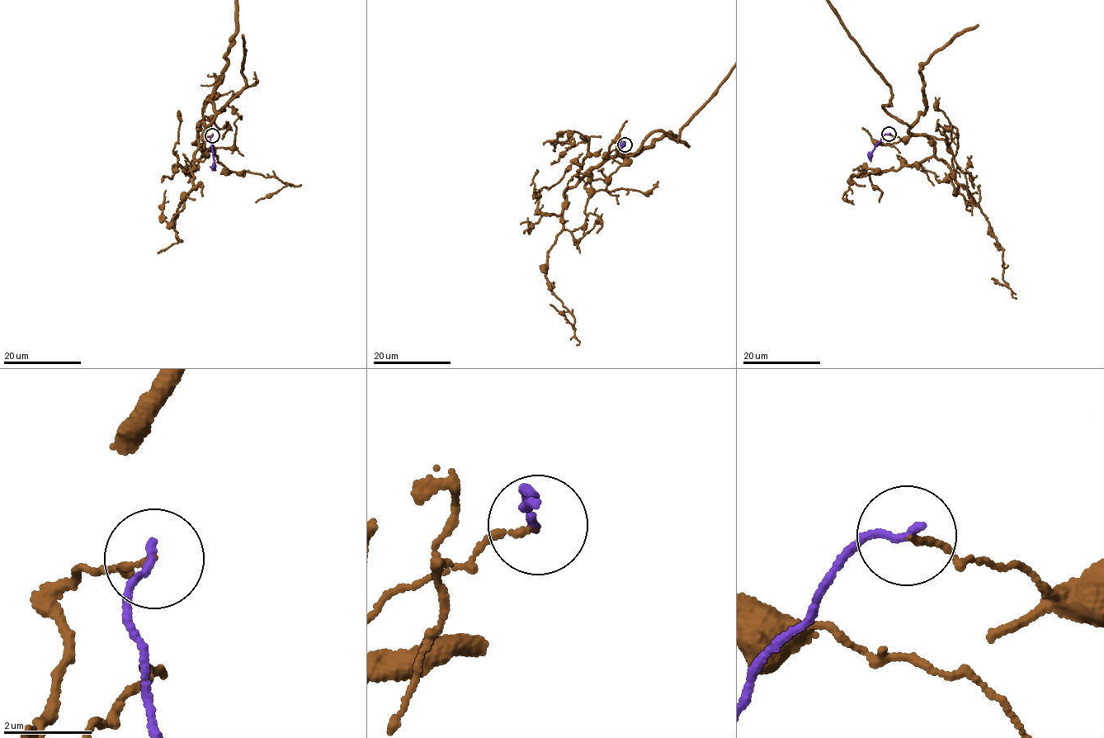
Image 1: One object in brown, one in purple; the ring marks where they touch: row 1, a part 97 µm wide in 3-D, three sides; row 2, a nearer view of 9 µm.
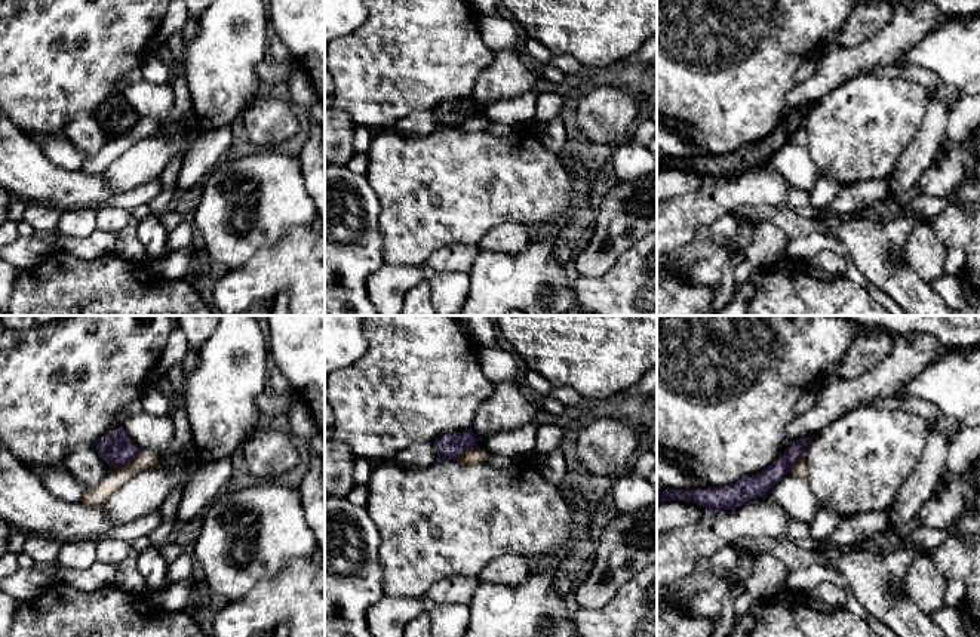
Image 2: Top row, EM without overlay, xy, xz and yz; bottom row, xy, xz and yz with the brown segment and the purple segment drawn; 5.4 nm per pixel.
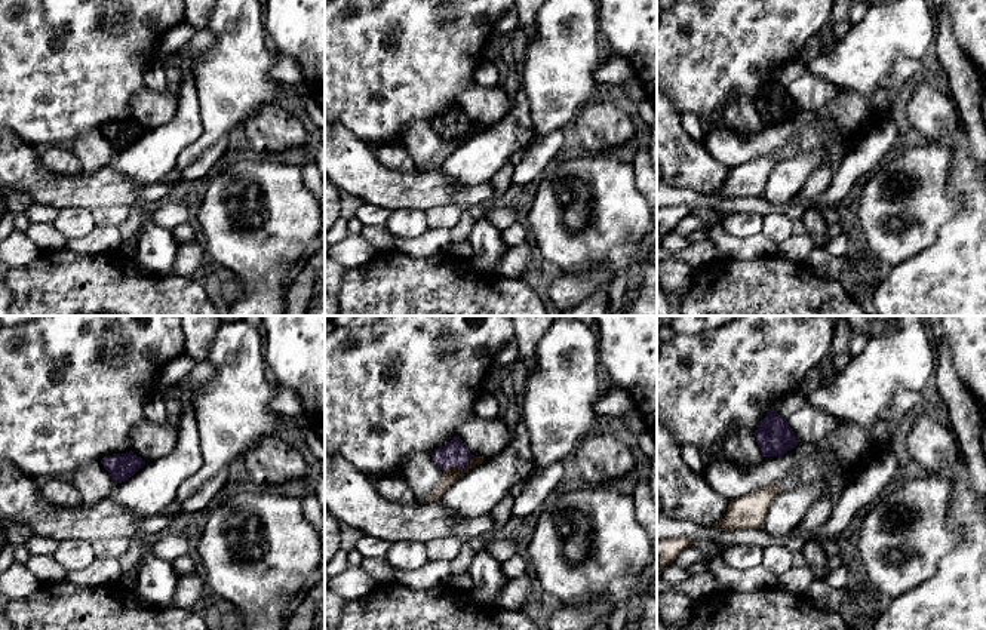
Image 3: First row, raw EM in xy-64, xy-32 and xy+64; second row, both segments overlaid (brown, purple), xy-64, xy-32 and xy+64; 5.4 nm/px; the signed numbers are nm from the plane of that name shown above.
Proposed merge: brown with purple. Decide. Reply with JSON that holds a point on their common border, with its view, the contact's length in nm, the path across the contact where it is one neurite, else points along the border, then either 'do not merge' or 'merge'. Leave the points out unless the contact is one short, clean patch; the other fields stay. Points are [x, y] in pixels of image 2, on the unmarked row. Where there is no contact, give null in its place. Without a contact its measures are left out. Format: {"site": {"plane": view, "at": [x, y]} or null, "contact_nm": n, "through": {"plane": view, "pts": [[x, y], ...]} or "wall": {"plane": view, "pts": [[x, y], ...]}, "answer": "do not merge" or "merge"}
{"site": {"plane": "xy", "at": [125, 132]}, "contact_nm": 190, "wall": {"plane": "xy", "pts": [[140, 119], [128, 131], [110, 135]]}, "answer": "do not merge"}

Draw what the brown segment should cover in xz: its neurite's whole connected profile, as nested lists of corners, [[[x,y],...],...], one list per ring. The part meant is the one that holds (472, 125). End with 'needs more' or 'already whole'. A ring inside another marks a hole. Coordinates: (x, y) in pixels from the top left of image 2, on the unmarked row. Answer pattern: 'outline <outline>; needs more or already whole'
outline [[[469,117],[464,119],[463,123],[458,124],[455,129],[464,133],[477,133],[477,132],[485,132],[489,124],[491,124],[489,121],[480,117]]]; already whole

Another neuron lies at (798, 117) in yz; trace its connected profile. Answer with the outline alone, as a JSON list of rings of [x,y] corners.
[[[814,105],[796,108],[769,135],[755,144],[738,148],[729,154],[707,157],[670,157],[657,163],[657,172],[664,169],[692,169],[703,175],[706,181],[735,178],[743,172],[767,166],[768,160],[792,138],[792,132],[805,124],[805,119]]]

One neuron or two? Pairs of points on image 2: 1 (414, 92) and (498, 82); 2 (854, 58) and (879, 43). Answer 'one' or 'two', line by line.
1: two
2: one

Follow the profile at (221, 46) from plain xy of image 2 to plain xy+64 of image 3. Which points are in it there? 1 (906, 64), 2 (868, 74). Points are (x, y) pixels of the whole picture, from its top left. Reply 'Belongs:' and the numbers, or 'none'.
Belongs: 2

